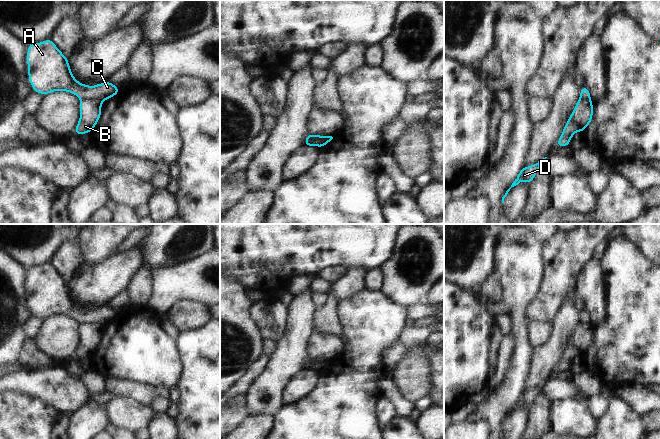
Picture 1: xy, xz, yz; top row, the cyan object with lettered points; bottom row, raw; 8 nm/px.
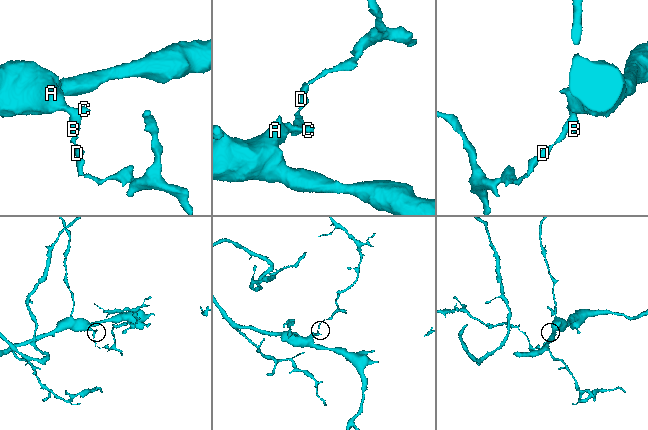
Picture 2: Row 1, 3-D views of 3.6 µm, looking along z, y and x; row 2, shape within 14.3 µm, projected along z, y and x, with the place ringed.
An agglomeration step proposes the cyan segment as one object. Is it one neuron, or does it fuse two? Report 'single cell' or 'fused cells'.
fused cells

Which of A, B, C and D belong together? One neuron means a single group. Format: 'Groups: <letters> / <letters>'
Groups: A C / B D.

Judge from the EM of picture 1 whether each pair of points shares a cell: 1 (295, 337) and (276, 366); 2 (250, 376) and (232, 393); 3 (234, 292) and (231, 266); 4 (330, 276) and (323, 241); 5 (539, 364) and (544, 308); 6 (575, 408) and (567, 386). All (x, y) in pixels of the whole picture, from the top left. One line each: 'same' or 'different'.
1: same
2: same
3: different
4: different
5: different
6: different

